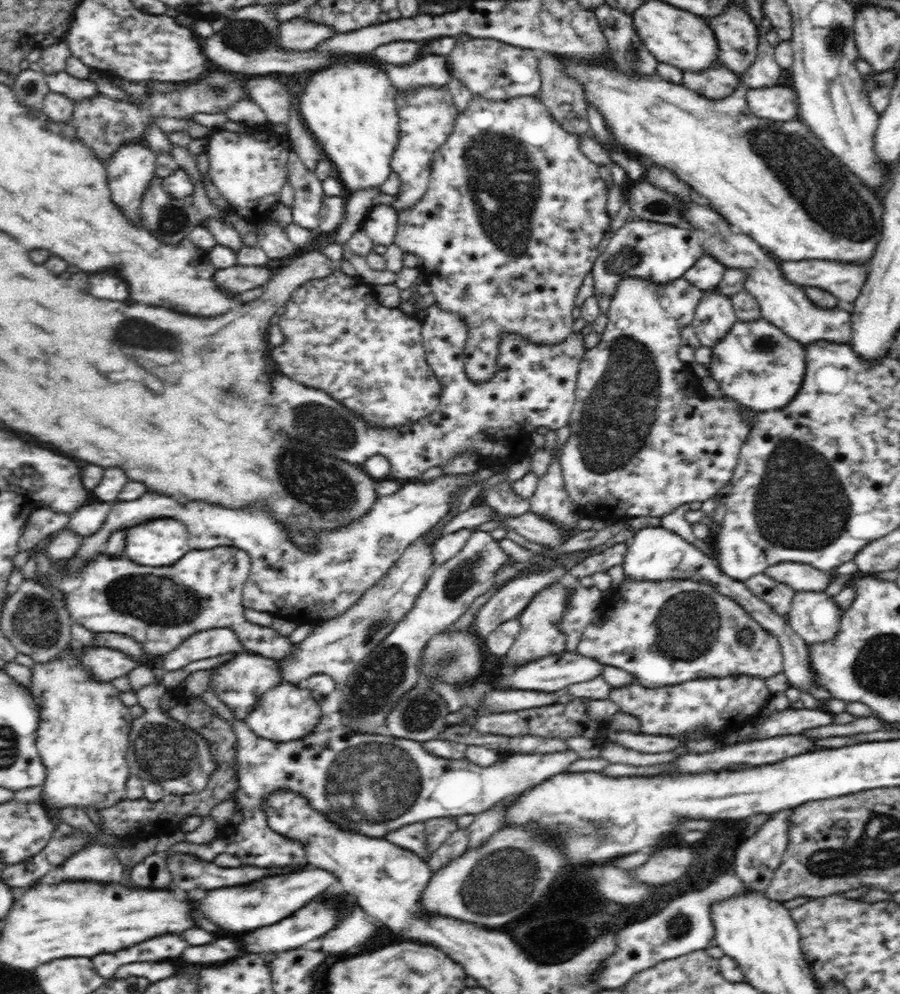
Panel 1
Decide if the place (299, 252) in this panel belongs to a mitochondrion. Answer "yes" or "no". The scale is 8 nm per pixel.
no

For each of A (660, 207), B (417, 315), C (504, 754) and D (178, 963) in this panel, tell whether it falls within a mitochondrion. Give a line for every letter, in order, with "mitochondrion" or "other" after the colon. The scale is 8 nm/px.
A: mitochondrion
B: other
C: other
D: other

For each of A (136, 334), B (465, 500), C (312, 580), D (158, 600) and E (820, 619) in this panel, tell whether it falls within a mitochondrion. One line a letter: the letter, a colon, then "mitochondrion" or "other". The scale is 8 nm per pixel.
A: mitochondrion
B: other
C: other
D: mitochondrion
E: other

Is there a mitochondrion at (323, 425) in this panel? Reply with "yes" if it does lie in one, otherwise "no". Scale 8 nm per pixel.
yes

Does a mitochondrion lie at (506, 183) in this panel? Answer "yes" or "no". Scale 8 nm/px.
yes

